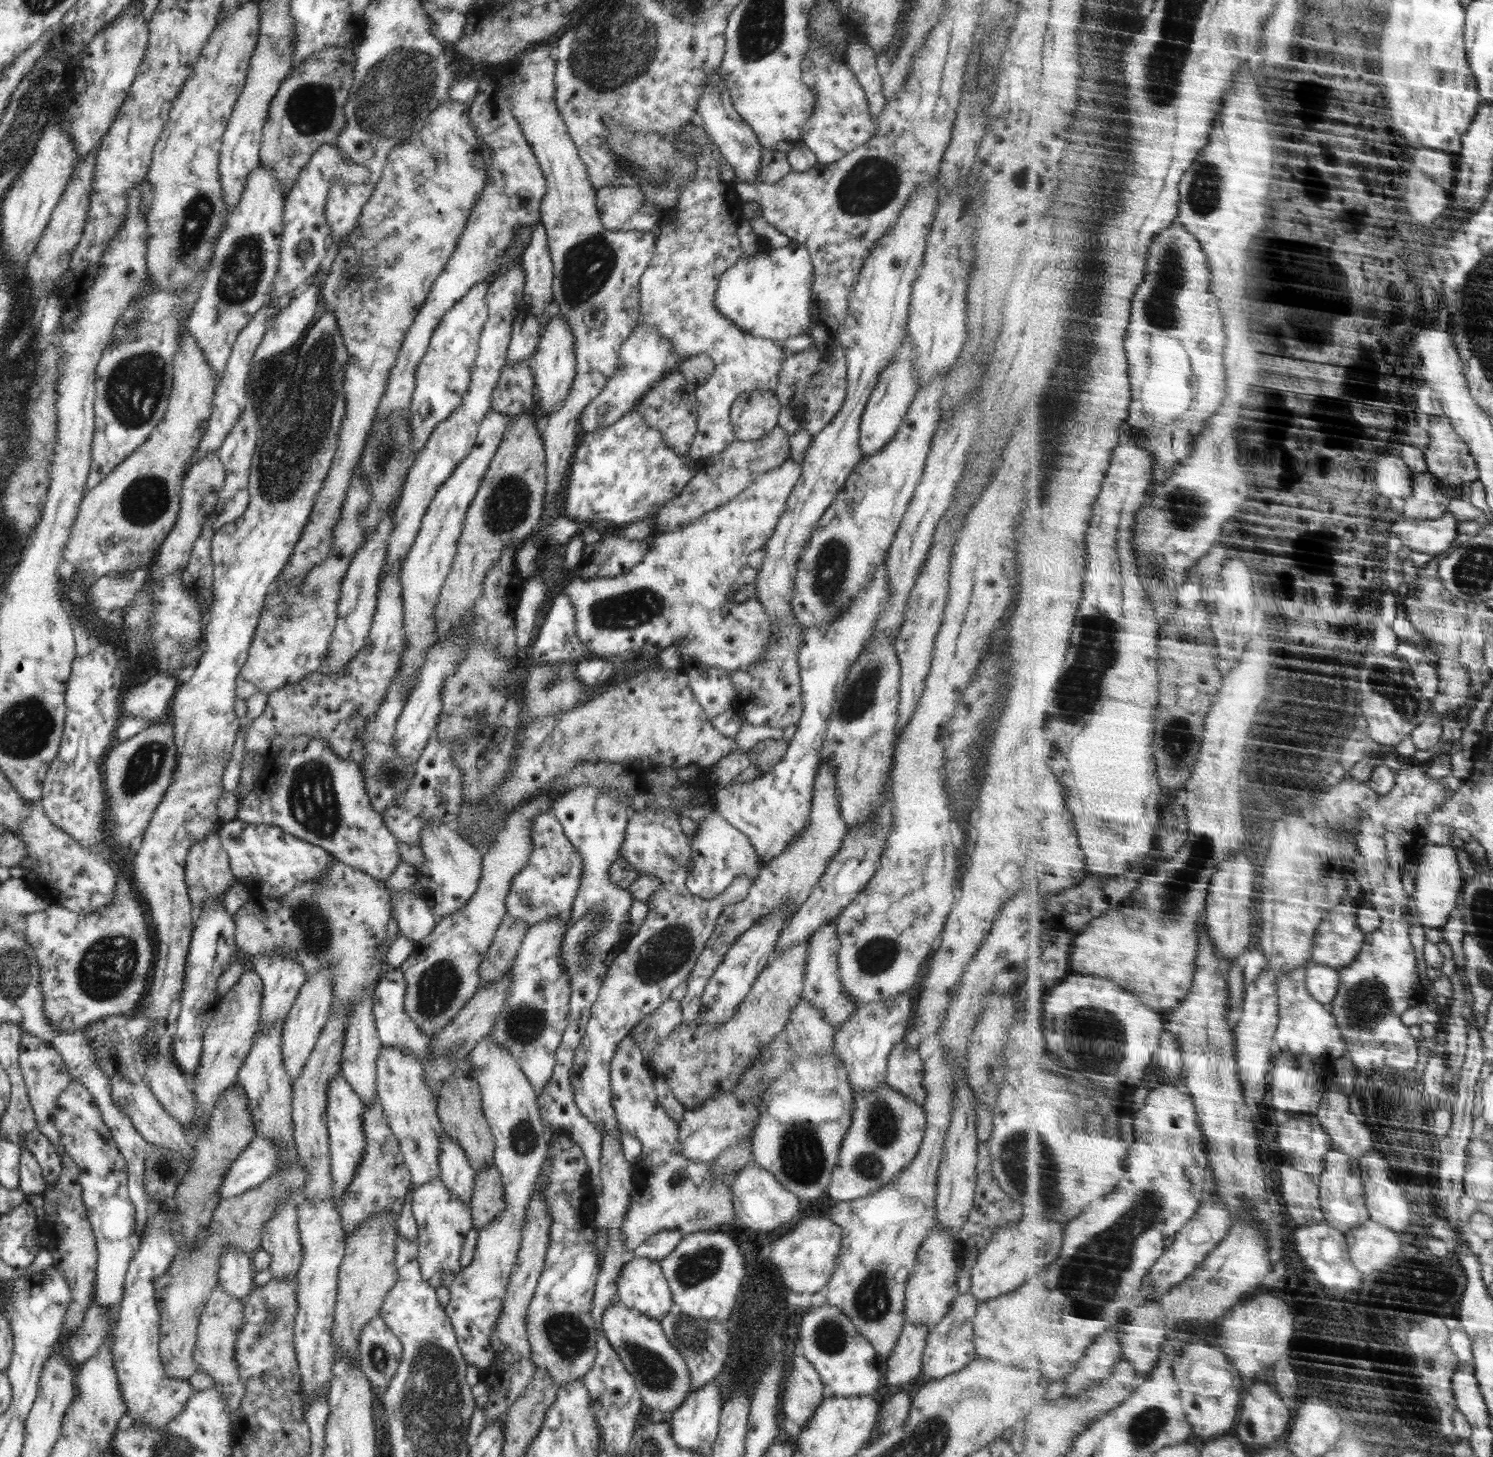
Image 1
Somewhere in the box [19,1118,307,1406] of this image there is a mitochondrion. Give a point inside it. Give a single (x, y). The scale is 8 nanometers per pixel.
(274, 1314)

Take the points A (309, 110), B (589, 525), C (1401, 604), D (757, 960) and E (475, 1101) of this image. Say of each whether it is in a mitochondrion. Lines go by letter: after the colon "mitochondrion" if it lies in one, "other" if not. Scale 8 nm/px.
A: mitochondrion
B: other
C: other
D: other
E: other

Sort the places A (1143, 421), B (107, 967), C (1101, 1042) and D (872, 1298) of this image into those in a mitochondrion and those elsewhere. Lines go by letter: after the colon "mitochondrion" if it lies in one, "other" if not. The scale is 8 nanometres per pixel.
A: other
B: mitochondrion
C: mitochondrion
D: mitochondrion

